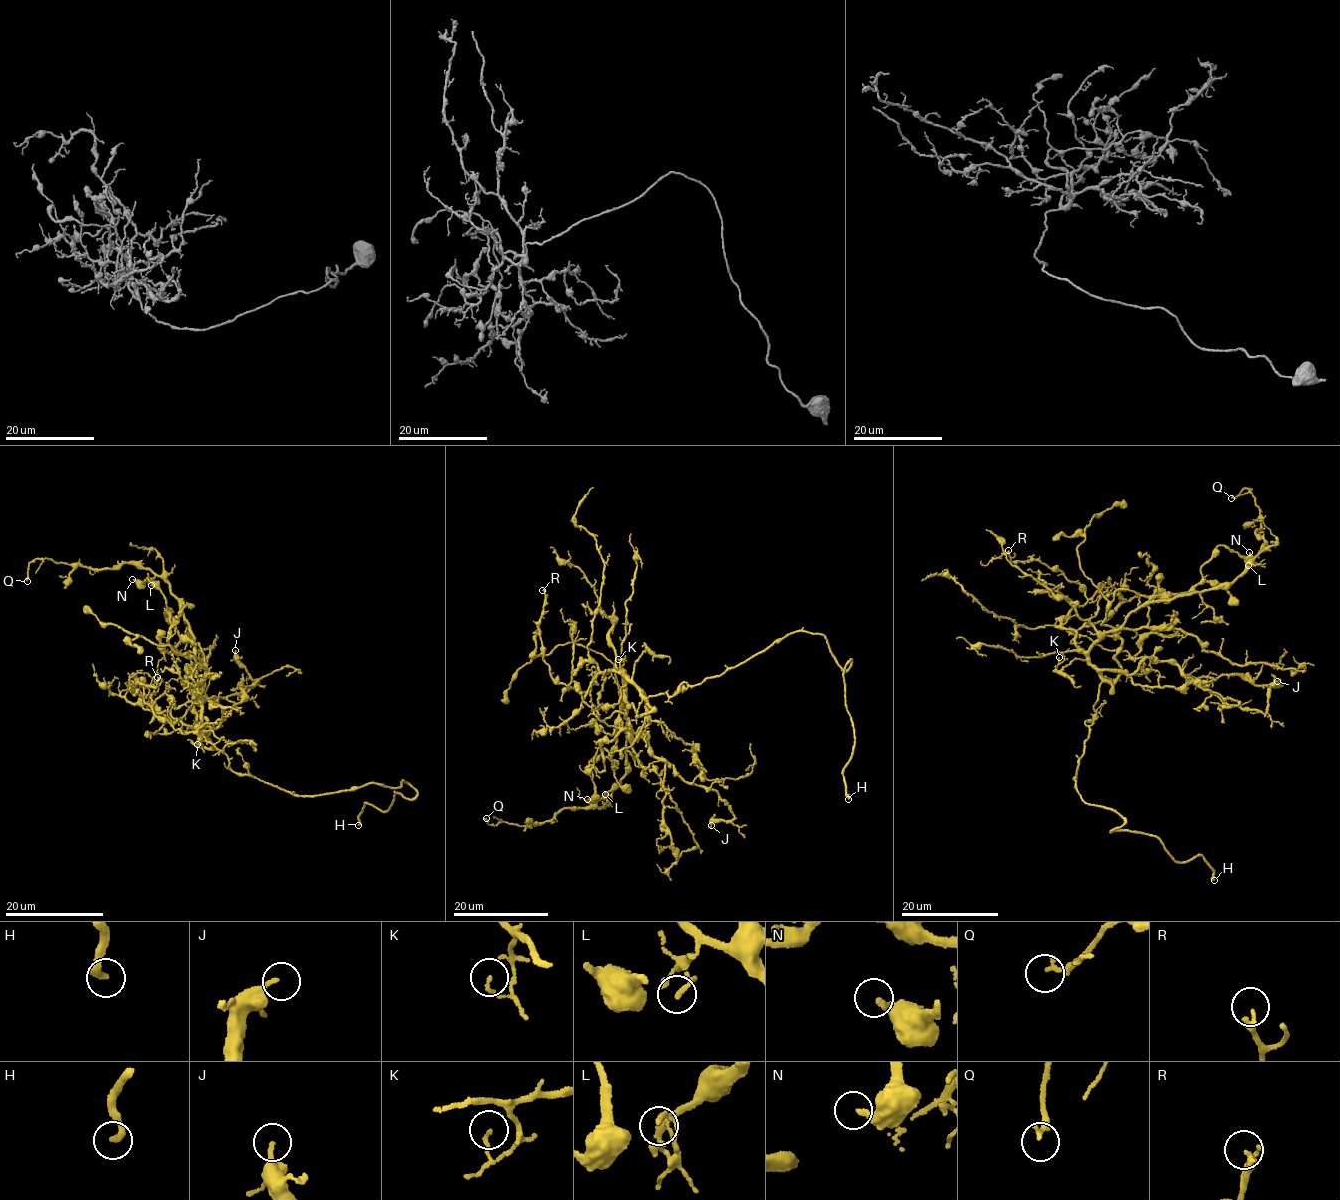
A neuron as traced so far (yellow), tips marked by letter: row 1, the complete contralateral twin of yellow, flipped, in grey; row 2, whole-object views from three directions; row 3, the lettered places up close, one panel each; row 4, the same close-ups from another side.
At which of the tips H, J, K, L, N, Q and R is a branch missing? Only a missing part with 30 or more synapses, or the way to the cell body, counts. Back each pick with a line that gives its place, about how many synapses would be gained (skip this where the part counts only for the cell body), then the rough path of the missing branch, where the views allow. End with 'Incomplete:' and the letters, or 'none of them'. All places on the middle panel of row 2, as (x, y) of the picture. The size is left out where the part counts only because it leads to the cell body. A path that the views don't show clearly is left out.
H: place (848, 799); course (848, 799), (843, 836), (849, 840)
Incomplete: H

